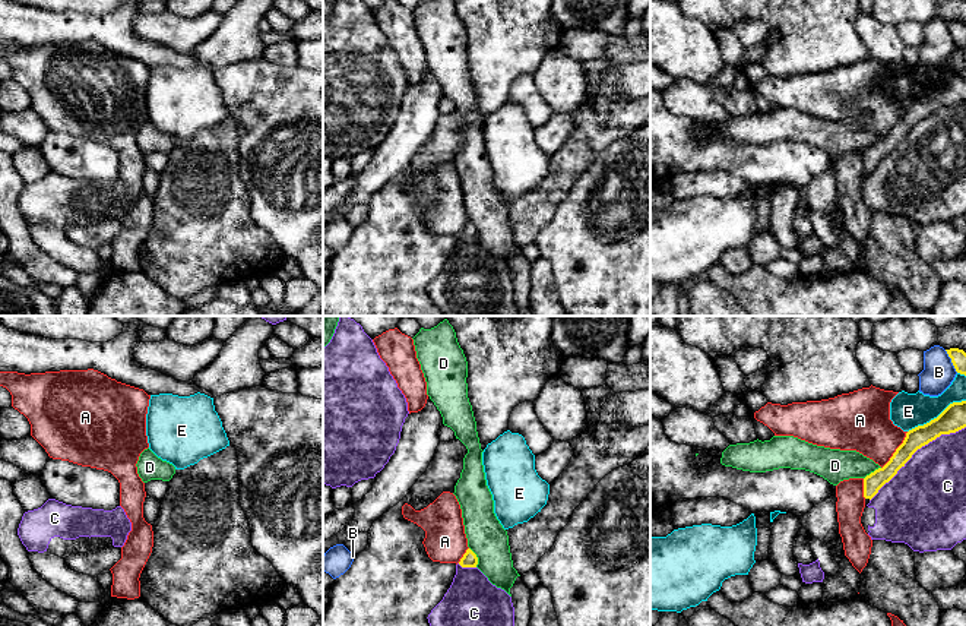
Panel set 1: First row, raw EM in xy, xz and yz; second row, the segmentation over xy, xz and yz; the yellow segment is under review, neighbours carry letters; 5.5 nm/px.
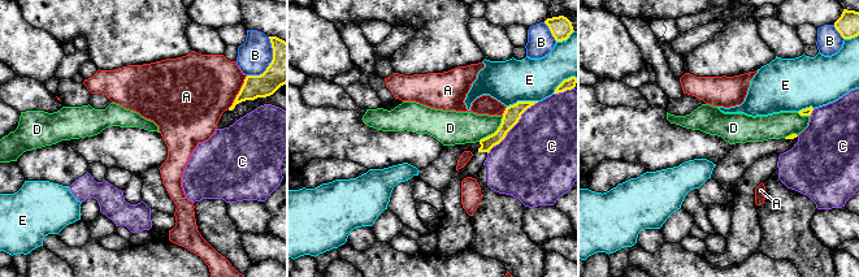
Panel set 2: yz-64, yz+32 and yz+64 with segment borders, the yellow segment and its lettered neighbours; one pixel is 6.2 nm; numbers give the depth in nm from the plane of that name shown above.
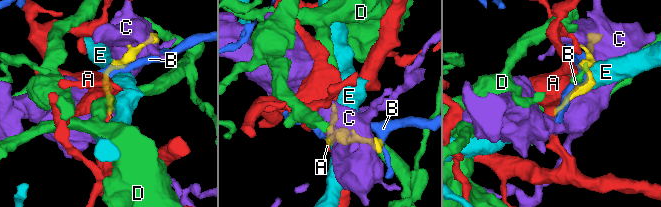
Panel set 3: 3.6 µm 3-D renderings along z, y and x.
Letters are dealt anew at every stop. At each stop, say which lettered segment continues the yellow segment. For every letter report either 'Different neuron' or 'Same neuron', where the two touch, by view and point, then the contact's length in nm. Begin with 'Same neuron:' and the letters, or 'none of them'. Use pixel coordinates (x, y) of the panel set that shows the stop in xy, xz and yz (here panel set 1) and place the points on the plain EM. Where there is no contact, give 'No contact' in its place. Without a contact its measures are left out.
Same neuron: none of them
A: Different neuron. Touches yellow at yz (896, 123). Shared border 260 nm
B: Different neuron. Touches yellow at yz (952, 34). Shared border 150 nm
C: Different neuron. Touches yellow at yz (915, 123). Shared border 650 nm
D: Different neuron. Touches yellow at xz (477, 230). Shared border 120 nm
E: Different neuron. Touches yellow at yz (937, 89). Shared border 360 nm

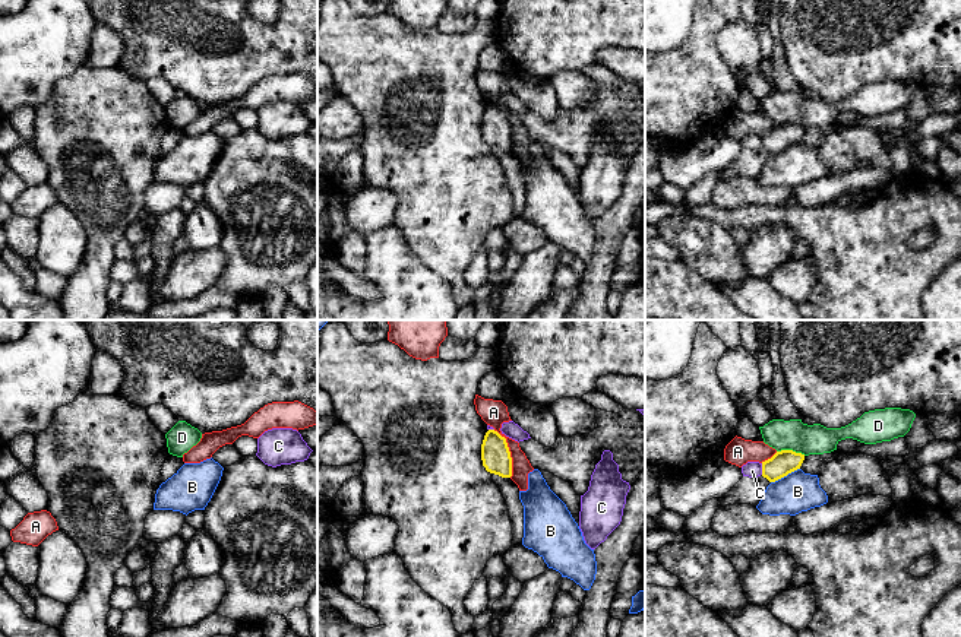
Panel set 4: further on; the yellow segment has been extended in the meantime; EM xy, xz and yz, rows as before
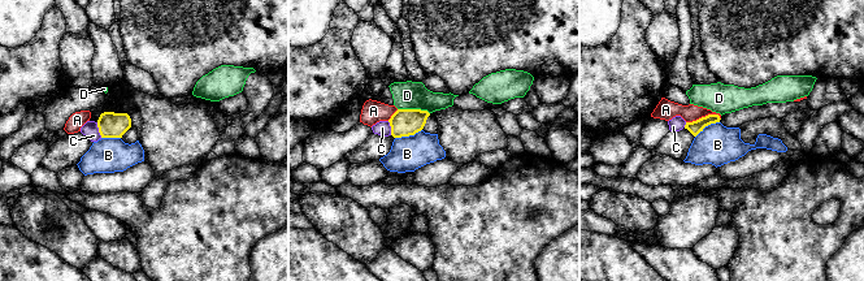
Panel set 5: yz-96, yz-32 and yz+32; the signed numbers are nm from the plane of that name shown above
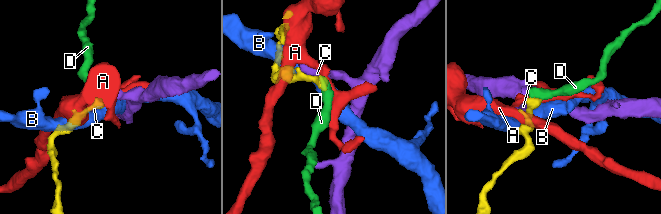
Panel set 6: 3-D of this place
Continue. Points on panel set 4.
Same neuron: none of them
A: Different neuron. Touches yellow at xz (509, 124). Shared border 280 nm
B: Different neuron. Touches yellow at yz (784, 148). Shared border 180 nm
C: Different neuron. Touches yellow at yz (762, 142). Shared border 60 nm
D: Different neuron. Touches yellow at yz (792, 123). Shared border 160 nm

